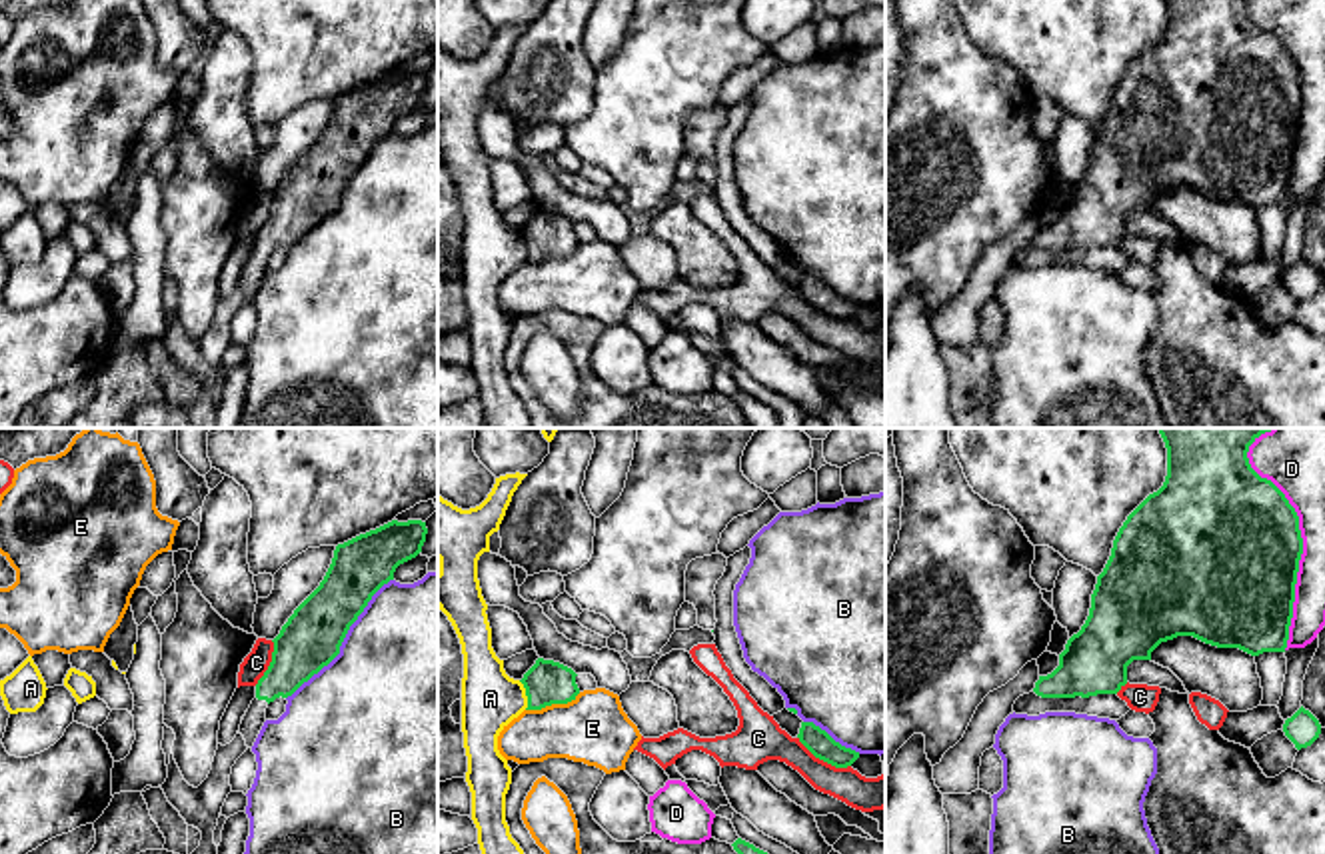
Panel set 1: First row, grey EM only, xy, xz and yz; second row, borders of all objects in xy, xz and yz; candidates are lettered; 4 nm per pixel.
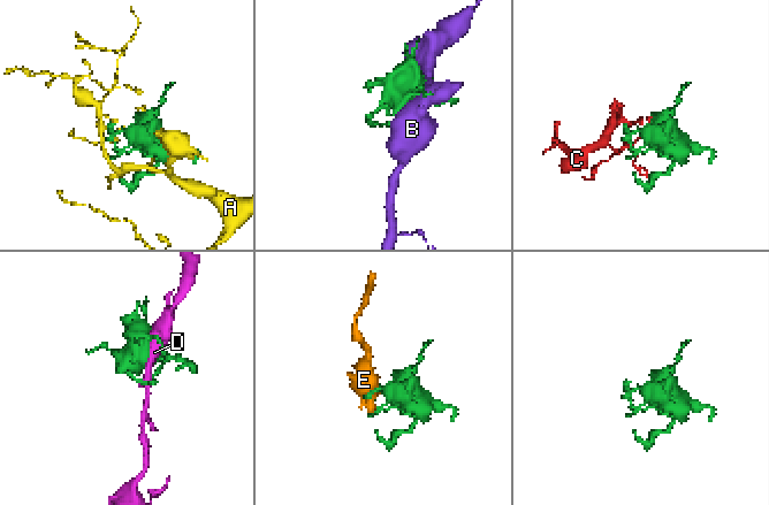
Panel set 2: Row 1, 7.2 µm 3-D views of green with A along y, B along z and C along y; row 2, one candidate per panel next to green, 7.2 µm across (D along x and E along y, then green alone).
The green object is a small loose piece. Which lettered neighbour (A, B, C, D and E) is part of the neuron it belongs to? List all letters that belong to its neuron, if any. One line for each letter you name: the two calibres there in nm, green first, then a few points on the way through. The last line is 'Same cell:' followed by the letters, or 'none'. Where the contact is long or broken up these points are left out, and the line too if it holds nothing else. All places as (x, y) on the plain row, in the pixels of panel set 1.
Same cell: none

